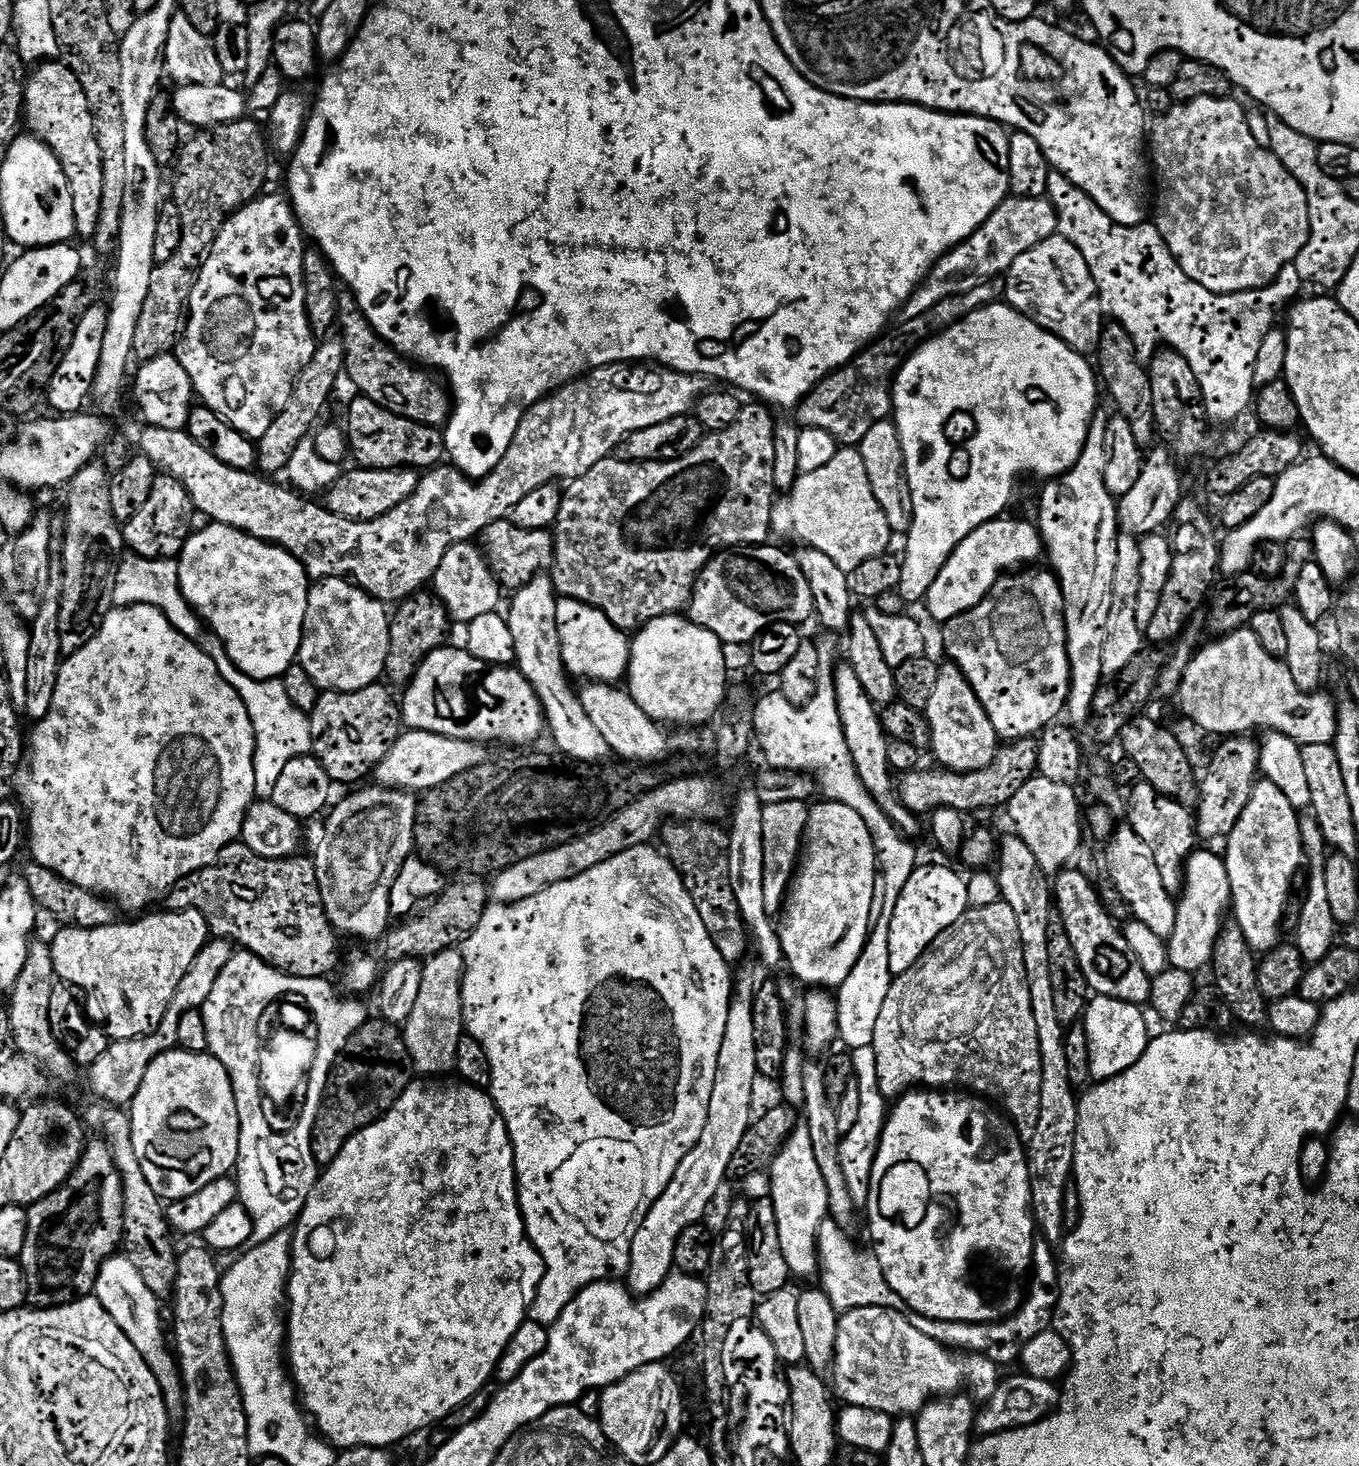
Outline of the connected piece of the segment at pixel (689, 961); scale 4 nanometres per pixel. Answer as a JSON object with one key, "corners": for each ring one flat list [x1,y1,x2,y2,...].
{"corners":[[645,846,626,850,606,862,594,866,594,870,586,870,586,874,578,874,566,882,558,882,522,902,514,902,513,904,489,903,484,910,482,922,478,922,476,929,469,934,467,940,463,941,462,944,464,954,464,985,462,986,464,1027,467,1035,473,1036,479,1044,484,1045,486,1054,490,1058,490,1070,492,1071,490,1095,498,1106,512,1138,512,1149,516,1162,516,1190,520,1194,520,1209,524,1215,524,1225,528,1231,529,1240,532,1241,544,1259,544,1277,530,1309,530,1318,539,1324,552,1325,562,1314,562,1310,566,1310,566,1306,570,1306,572,1299,587,1284,593,1284,596,1280,609,1279,610,1274,627,1273,632,1239,636,1233,638,1217,641,1215,642,1209,647,1210,654,1206,654,1202,660,1197,662,1190,666,1190,670,1178,674,1178,674,1170,678,1170,682,1158,686,1158,686,1154,690,1154,690,1150,696,1145,698,1138,702,1138,702,1126,706,1126,706,1114,710,1110,710,1093,714,1091,714,1078,718,1074,718,1054,722,1050,722,1034,726,1034,726,1018,734,991,734,972,729,964,724,961,722,954,718,954,718,946,714,946,714,942,702,922,702,914,698,914,698,906,694,906,694,899,687,893,679,867,676,867,663,851,655,852,654,849,655,847]]}

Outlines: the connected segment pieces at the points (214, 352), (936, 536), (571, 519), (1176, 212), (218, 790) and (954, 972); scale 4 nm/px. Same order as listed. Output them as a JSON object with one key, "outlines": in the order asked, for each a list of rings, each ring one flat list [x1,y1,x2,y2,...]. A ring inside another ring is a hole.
{"outlines":[[[261,195,249,204,244,205,234,215,228,217,228,221,222,226,214,246,204,263,204,269,200,271,200,277,196,280,196,285,192,291,192,297,188,300,188,315,184,331,181,335,178,345,178,355,186,374,190,374,192,391,197,397,202,399,203,407,208,408,211,412,217,412,223,420,234,430,246,434,251,440,259,442,262,434,270,430,270,422,278,418,278,414,290,402,290,394,294,390,294,382,298,374,310,362,310,358,316,352,317,341,312,335,310,325,308,325,307,310,304,308,304,274,303,260,306,251,306,237,296,221,296,214,292,211,292,205,283,195,268,196]],[[991,302,985,303,983,307,976,308,973,312,962,317,959,321,954,324,950,324,945,330,937,332,936,335,929,337,927,341,920,345,919,348,913,351,912,355,904,361,904,365,900,368,900,372,896,375,896,381,892,384,892,411,894,413,894,423,896,429,898,430,898,438,902,442,902,454,904,455,904,465,906,466,906,474,908,475,908,485,910,486,910,494,912,495,912,525,910,530,906,534,906,540,908,540,908,545,905,546,904,552,902,551,902,578,900,579,899,594,901,601,905,605,916,604,927,597,930,586,934,584,934,578,938,576,942,570,942,566,950,558,950,554,966,539,970,533,974,530,978,530,978,526,982,526,986,522,995,520,997,518,1003,517,1004,512,1008,508,1008,503,1012,500,1012,491,1016,488,1016,479,1019,478,1023,472,1033,472,1036,476,1048,476,1044,478,1055,478,1061,476,1063,472,1068,472,1073,466,1074,462,1078,462,1078,458,1082,454,1084,443,1086,442,1087,432,1090,430,1090,424,1092,416,1098,411,1098,405,1096,405,1096,388,1098,392,1098,376,1094,371,1093,365,1092,368,1087,364,1085,357,1079,352,1069,346,1066,342,1059,340,1054,334,1050,334,1042,326,1038,326,1031,318,1028,316,1023,316,1017,308,1012,307,1011,304,1007,302,1001,302,1001,304,991,304]],[[748,403,741,407,738,422,734,422,734,426,730,426,727,430,707,433,704,439,698,442,698,446,694,446,694,450,690,450,682,458,647,460,641,464,633,464,630,460,609,458,598,462,598,466,586,470,586,474,576,477,563,489,558,518,554,525,554,551,550,569,552,584,563,599,581,600,602,610,602,614,606,614,606,618,610,618,614,626,618,626,623,632,632,634,650,623,651,620,677,615,681,611,680,607,683,604,685,607,691,601,692,588,696,584,697,576,718,550,732,550,737,546,760,546,767,541,764,539,772,532,772,506,778,492,772,480,772,467,775,466,778,455,776,428,772,425,771,414,773,413,763,403]],[[1211,96,1210,98,1198,98,1187,102,1173,103,1168,112,1161,112,1155,117,1156,120,1150,124,1150,164,1154,169,1154,227,1162,234,1166,246,1172,252,1172,257,1191,280,1206,286,1211,292,1249,292,1255,288,1265,288,1282,270,1282,266,1291,264,1298,258,1302,246,1310,238,1310,210,1306,202,1306,190,1286,170,1286,166,1272,149,1260,144,1253,134,1250,134,1250,127,1247,121,1245,105,1232,100,1228,96]],[[131,604,125,608,113,606,106,614,106,618,102,622,98,634,94,638,90,638,90,642,86,642,86,646,82,646,82,650,78,650,74,655,67,657,67,659,61,663,58,682,55,684,54,698,51,700,50,710,47,712,46,718,35,721,33,728,36,729,33,730,32,741,28,744,28,797,22,800,23,807,26,809,26,836,27,839,32,839,33,857,31,859,37,864,46,866,47,869,54,870,55,873,58,873,60,877,66,878,67,881,74,882,75,885,82,886,83,889,90,889,97,895,103,895,119,905,121,909,129,908,132,914,136,914,141,910,151,909,153,907,151,904,154,903,155,900,163,901,165,897,167,897,170,889,182,878,186,878,190,874,208,868,220,857,221,850,224,849,227,844,240,840,242,822,246,818,248,808,254,803,254,797,256,795,255,732,254,726,251,725,250,714,247,713,246,704,242,698,239,697,239,693,234,690,234,686,230,686,229,682,226,682,226,678,219,673,218,666,214,664,194,641,184,637,171,621,168,620,166,614,162,614,162,610,158,610,154,606,146,606,145,604]],[[1003,902,981,908,969,907,965,915,945,930,917,961,920,963,920,1086,927,1086,932,1090,948,1090,955,1086,957,1089,991,1098,1006,1113,1021,1141,1032,1141,1034,1130,1038,1127,1038,1113,1042,1111,1042,1054,1038,1043,1038,1026,1034,1022,1034,1006,1030,1006,1030,986,1014,910,1010,910,1010,906]]]}

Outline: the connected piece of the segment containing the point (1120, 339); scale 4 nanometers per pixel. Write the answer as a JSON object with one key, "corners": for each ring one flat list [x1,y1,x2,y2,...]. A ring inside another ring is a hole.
{"corners":[[1115,322,1105,323,1102,334,1100,335,1100,346,1098,349,1098,357,1100,356,1100,368,1098,364,1098,376,1102,381,1102,388,1108,391,1110,399,1116,403,1115,411,1122,418,1126,418,1126,422,1130,422,1130,430,1134,430,1134,438,1141,446,1148,446,1152,439,1157,439,1158,429,1156,419,1154,418,1154,394,1150,394,1150,378,1148,377,1148,369,1145,361,1136,355,1136,347,1134,346,1134,338,1130,338,1130,334,1126,334,1126,330]]}

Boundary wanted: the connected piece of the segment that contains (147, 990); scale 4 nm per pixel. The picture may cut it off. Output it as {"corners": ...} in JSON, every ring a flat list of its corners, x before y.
{"corners":[[198,910,155,912,132,918,129,924,117,922,101,928,64,926,50,945,57,977,81,993,97,992,100,995,100,1000,104,1003,103,1023,109,1041,133,1040,156,1031,178,990,178,982,186,978,186,970,190,970,194,958,198,958,210,939,206,918,202,918]]}

